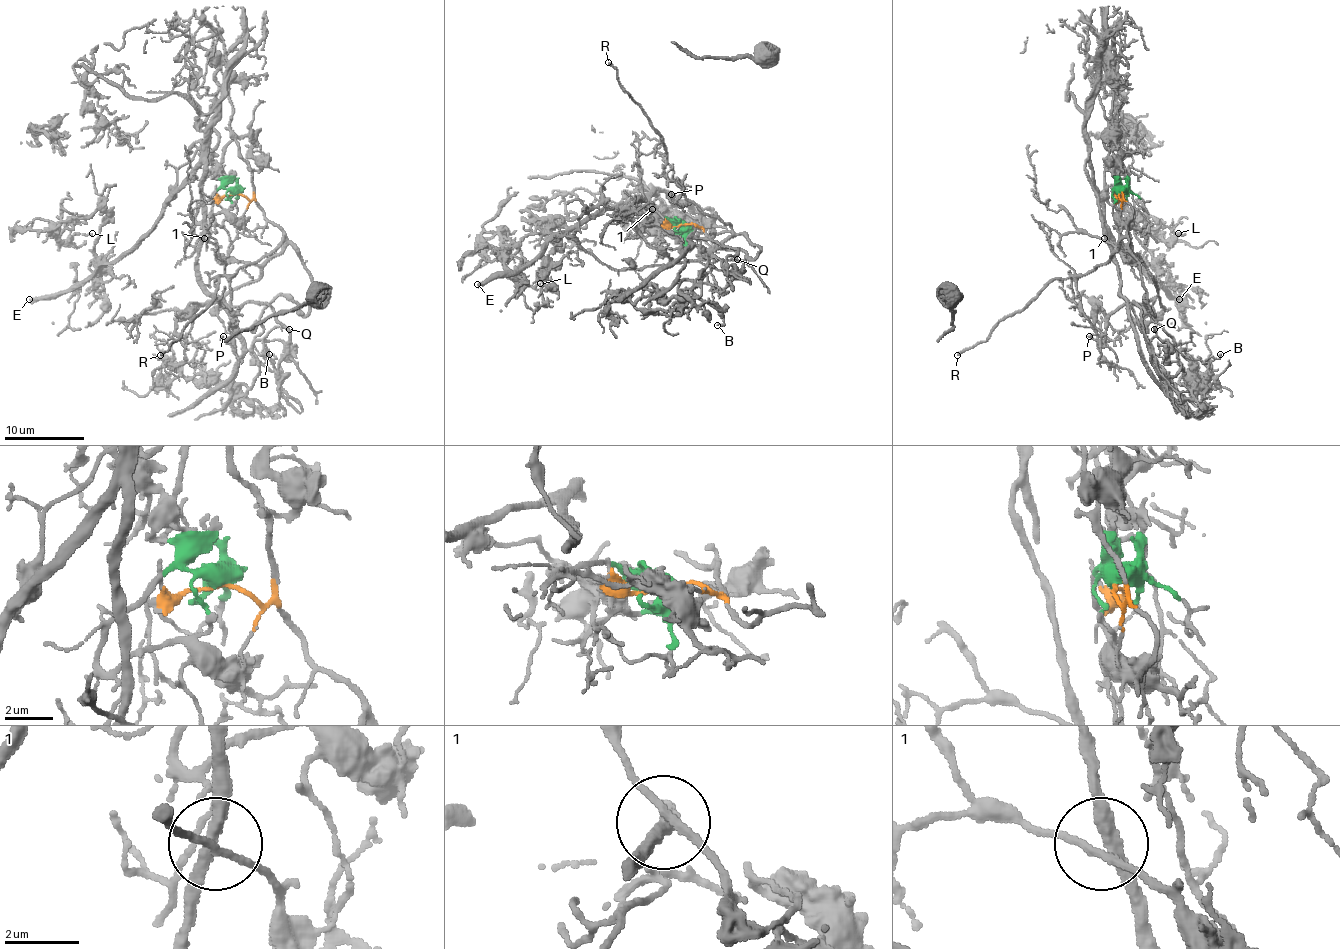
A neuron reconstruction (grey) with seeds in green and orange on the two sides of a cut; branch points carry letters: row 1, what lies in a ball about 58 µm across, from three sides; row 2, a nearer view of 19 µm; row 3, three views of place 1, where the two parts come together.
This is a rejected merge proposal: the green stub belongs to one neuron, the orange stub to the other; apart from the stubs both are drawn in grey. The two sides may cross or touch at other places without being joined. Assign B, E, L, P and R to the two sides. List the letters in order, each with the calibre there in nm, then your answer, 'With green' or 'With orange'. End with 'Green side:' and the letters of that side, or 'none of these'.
B: Thickness 130 nm. With green
E: Thickness 380 nm. With green
L: Thickness 110 nm. With green
P: Thickness 140 nm. With orange
R: Thickness 200 nm. With orange
Green side: B, E, L

